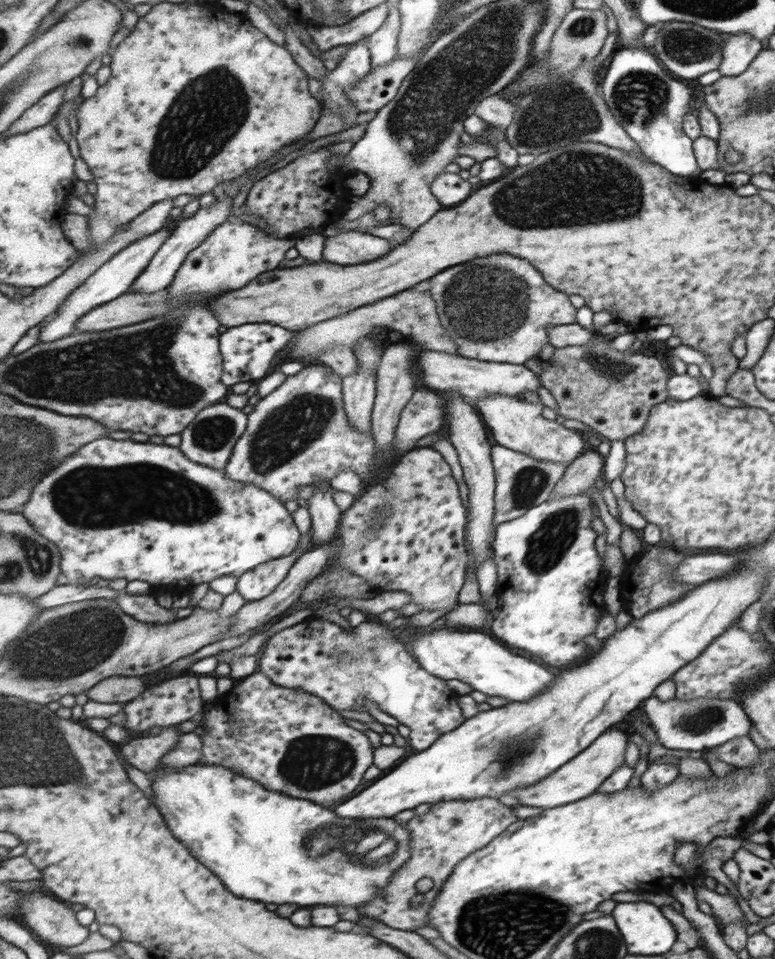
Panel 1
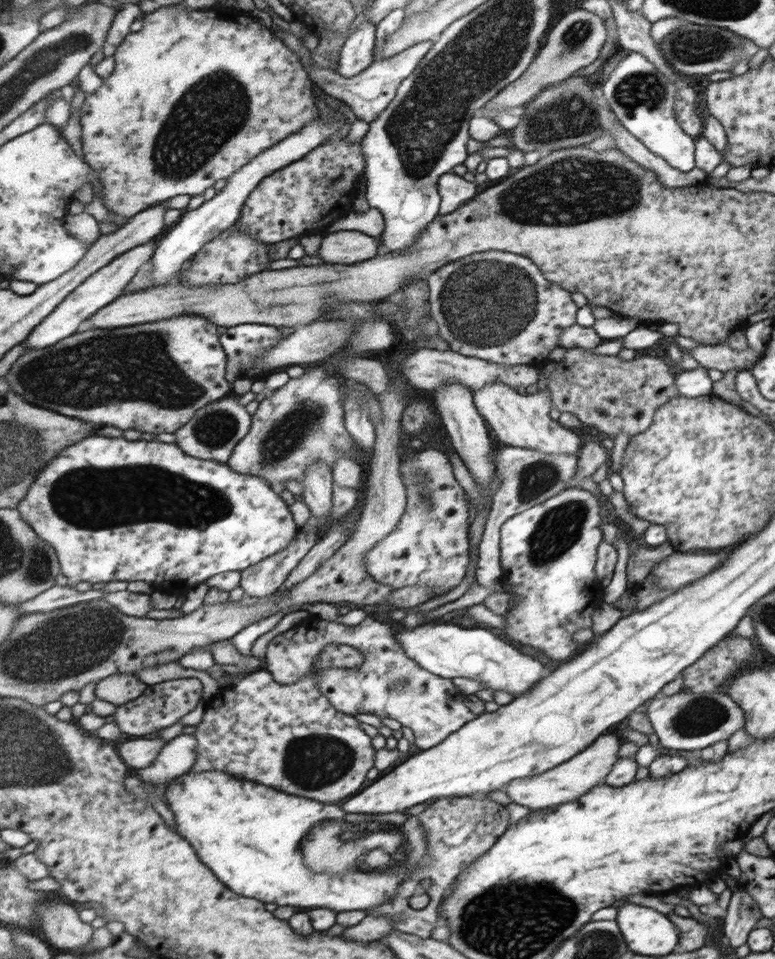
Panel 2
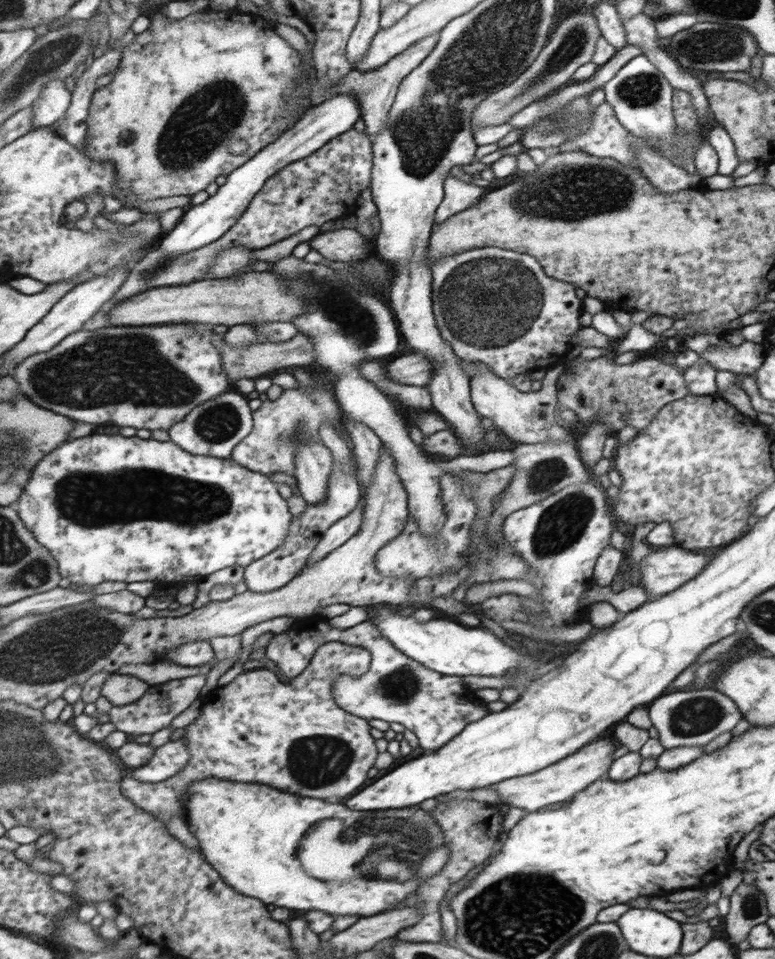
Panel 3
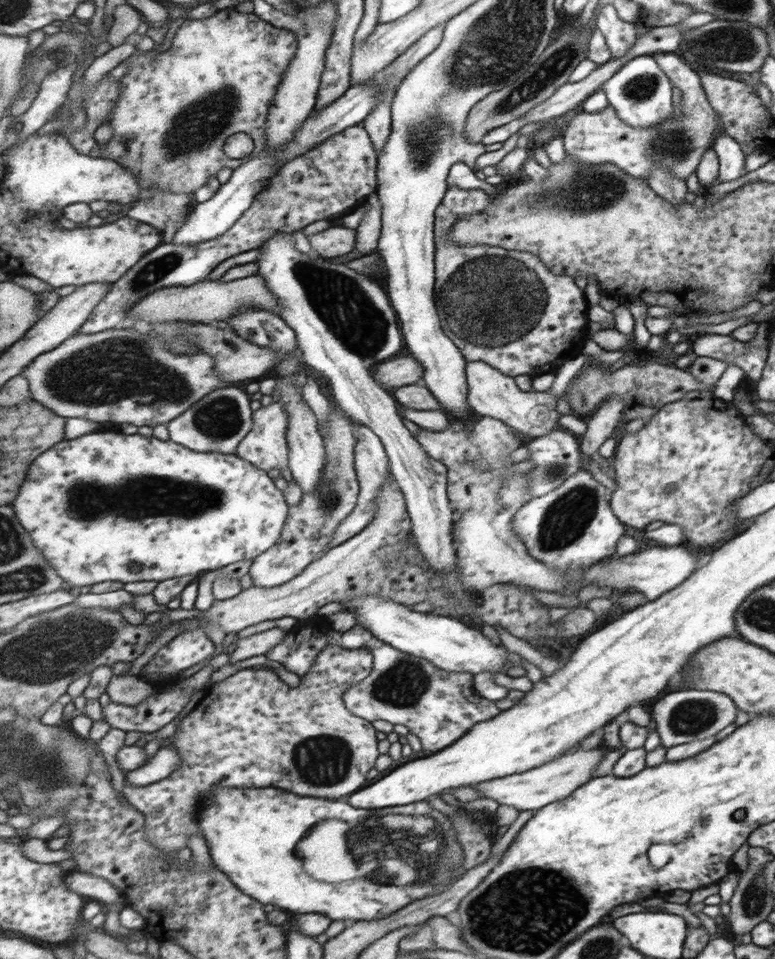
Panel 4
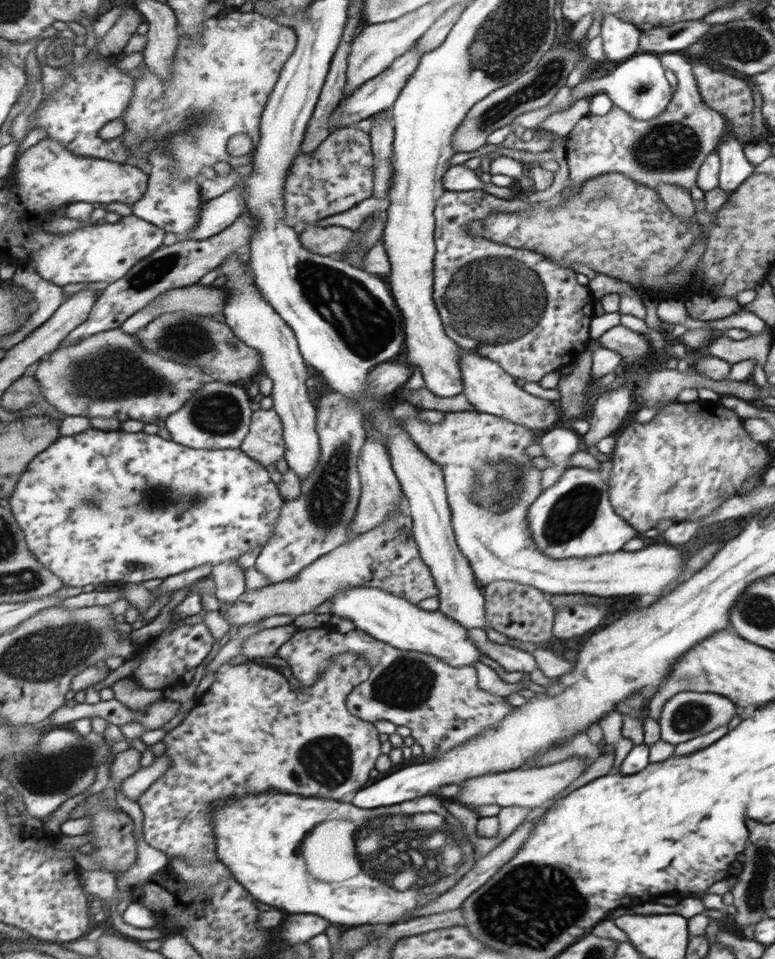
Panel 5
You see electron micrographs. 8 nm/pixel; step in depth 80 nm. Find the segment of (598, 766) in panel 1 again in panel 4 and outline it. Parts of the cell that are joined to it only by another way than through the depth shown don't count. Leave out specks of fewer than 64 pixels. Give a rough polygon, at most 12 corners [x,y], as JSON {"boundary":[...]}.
{"boundary":[[583,747],[526,772],[480,782],[520,811],[564,800],[609,748]]}

